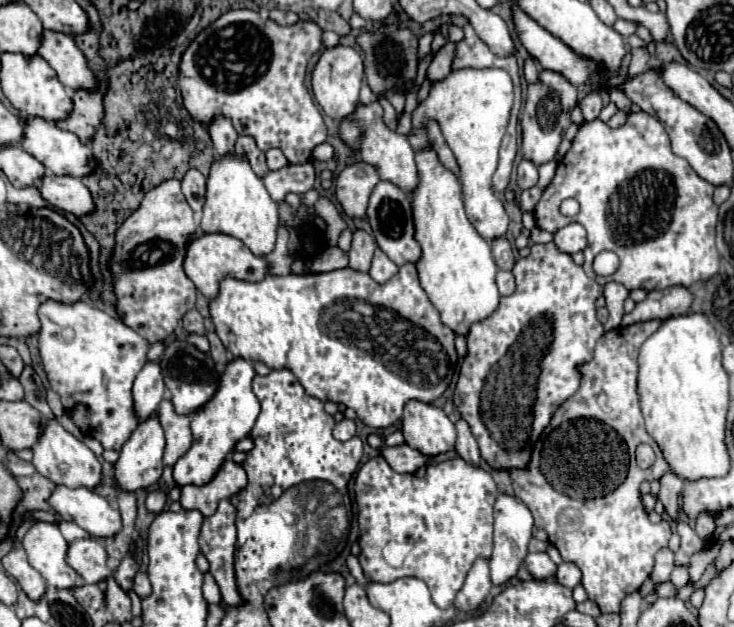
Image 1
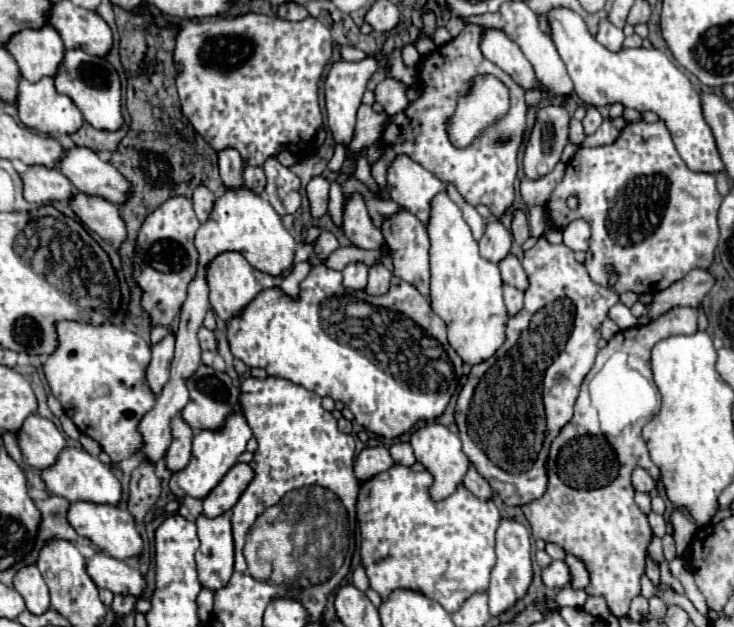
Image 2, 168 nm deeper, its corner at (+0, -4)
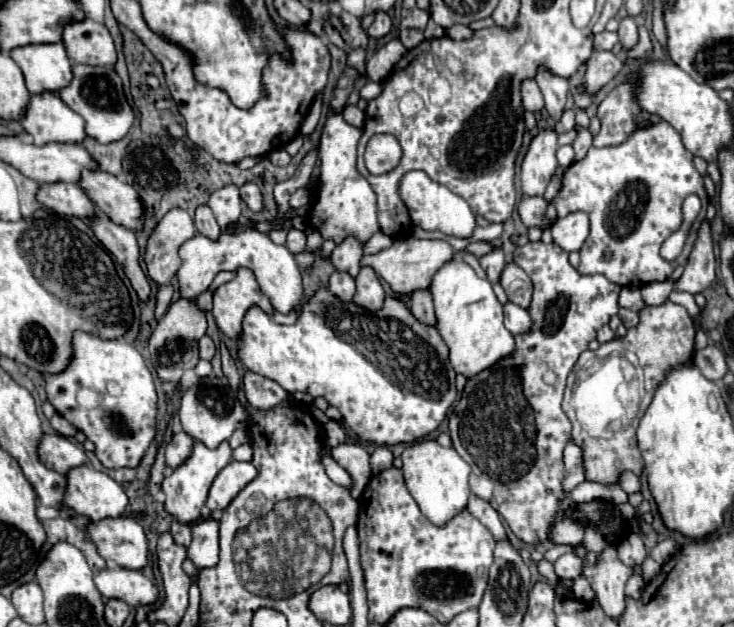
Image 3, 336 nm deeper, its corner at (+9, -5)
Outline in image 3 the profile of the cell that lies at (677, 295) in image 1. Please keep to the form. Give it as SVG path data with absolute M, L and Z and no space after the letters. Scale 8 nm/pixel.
M702 221L694 249L688 259L688 265L686 265L680 281L676 283L676 289L700 293L714 281L714 277L716 277L716 257L714 257L710 223Z

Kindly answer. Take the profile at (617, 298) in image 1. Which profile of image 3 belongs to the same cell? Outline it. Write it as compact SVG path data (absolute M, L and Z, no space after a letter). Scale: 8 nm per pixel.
M624 287L620 293L620 307L632 309L632 311L640 311L644 307L644 299L640 295L638 287Z

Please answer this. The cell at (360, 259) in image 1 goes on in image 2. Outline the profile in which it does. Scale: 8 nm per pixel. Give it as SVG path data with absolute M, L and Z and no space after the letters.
M351 264L345 266L343 274L343 284L347 288L355 288L355 290L363 290L367 286L367 266L365 264Z

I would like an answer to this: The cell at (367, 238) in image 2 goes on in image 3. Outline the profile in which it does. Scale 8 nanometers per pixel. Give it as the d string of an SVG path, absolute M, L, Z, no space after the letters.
M344 239L334 251L332 251L332 265L336 267L336 271L348 273L350 277L356 279L358 271L360 271L360 259L362 259L362 243L358 243L356 239Z

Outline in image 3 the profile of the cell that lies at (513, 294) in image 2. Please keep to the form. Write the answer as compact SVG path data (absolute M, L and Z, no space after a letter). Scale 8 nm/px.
M514 303L504 305L504 323L506 323L506 329L512 331L514 335L524 335L524 333L530 333L532 329L530 313Z

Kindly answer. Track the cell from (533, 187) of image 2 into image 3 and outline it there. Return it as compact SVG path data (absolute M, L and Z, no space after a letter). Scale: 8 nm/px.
M524 197L518 205L522 223L526 227L538 227L538 229L548 229L554 225L556 219L546 217L546 201L544 197Z

